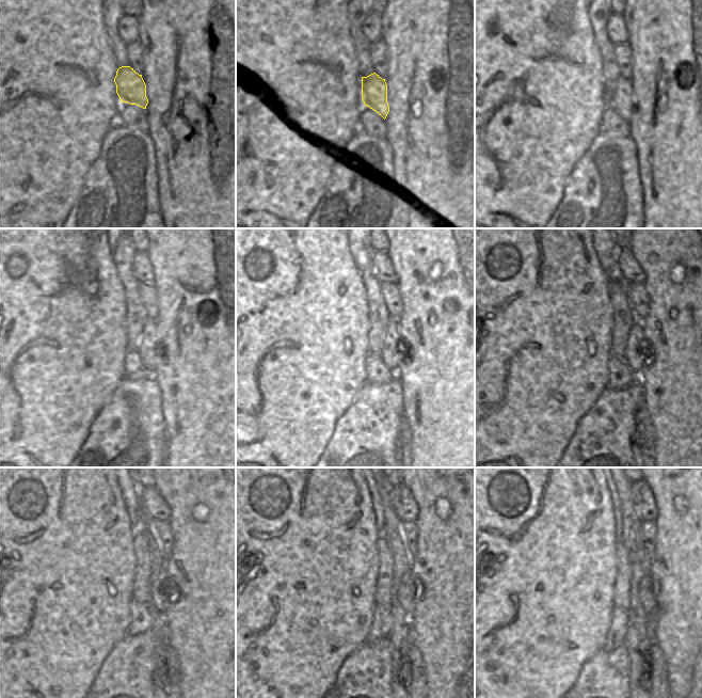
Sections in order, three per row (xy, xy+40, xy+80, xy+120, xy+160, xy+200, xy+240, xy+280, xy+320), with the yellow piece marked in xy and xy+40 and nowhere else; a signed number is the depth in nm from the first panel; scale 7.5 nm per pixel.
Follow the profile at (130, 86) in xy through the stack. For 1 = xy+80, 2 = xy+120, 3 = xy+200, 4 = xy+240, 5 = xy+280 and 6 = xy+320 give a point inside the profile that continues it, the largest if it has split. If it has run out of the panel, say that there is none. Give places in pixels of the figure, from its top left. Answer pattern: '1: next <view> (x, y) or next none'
1: next xy+80 (621, 101)
2: next xy+120 (150, 350)
3: next xy+200 (638, 351)
4: next xy+240 (164, 591)
5: next xy+280 (410, 589)
6: next xy+320 (650, 586)

